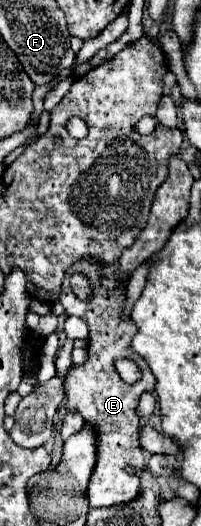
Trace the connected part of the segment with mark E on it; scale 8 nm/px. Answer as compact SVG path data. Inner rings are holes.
M82 259L80 263L74 263L70 269L66 269L66 277L62 283L62 293L58 299L66 315L76 315L88 323L90 337L88 337L88 361L84 365L72 365L64 389L66 389L66 409L76 411L84 417L86 425L96 431L96 467L92 471L90 483L88 483L88 501L90 507L112 507L122 505L128 501L134 501L140 493L140 477L136 473L130 473L124 469L124 465L130 465L134 471L144 469L144 455L138 443L140 435L140 419L134 413L138 399L144 391L154 389L154 375L148 369L146 361L140 359L132 349L130 341L136 333L136 325L128 319L122 319L120 311L124 305L124 293L120 289L102 289L100 287L100 267L92 263L92 259ZM76 271L82 271L92 287L92 297L86 301L80 301L72 293L70 279ZM118 359L130 359L134 361L142 377L134 385L124 383L118 377L118 371L114 367L114 361Z

